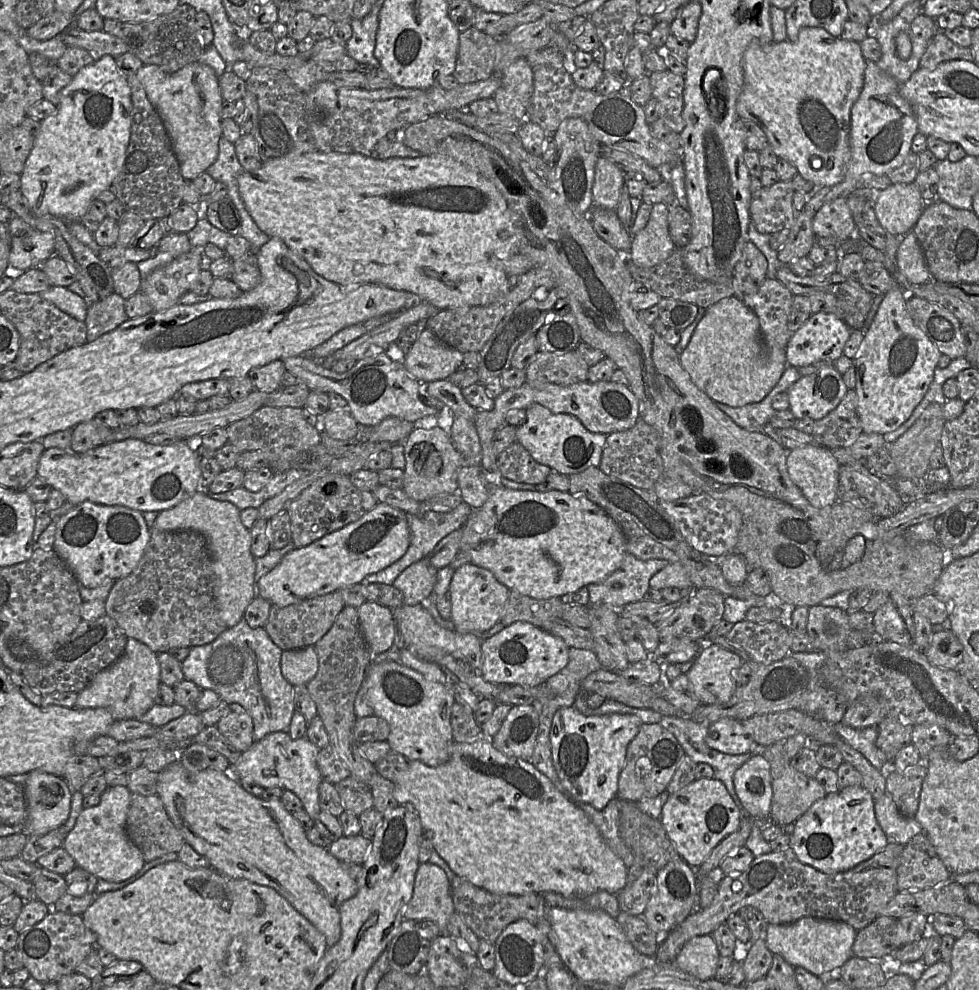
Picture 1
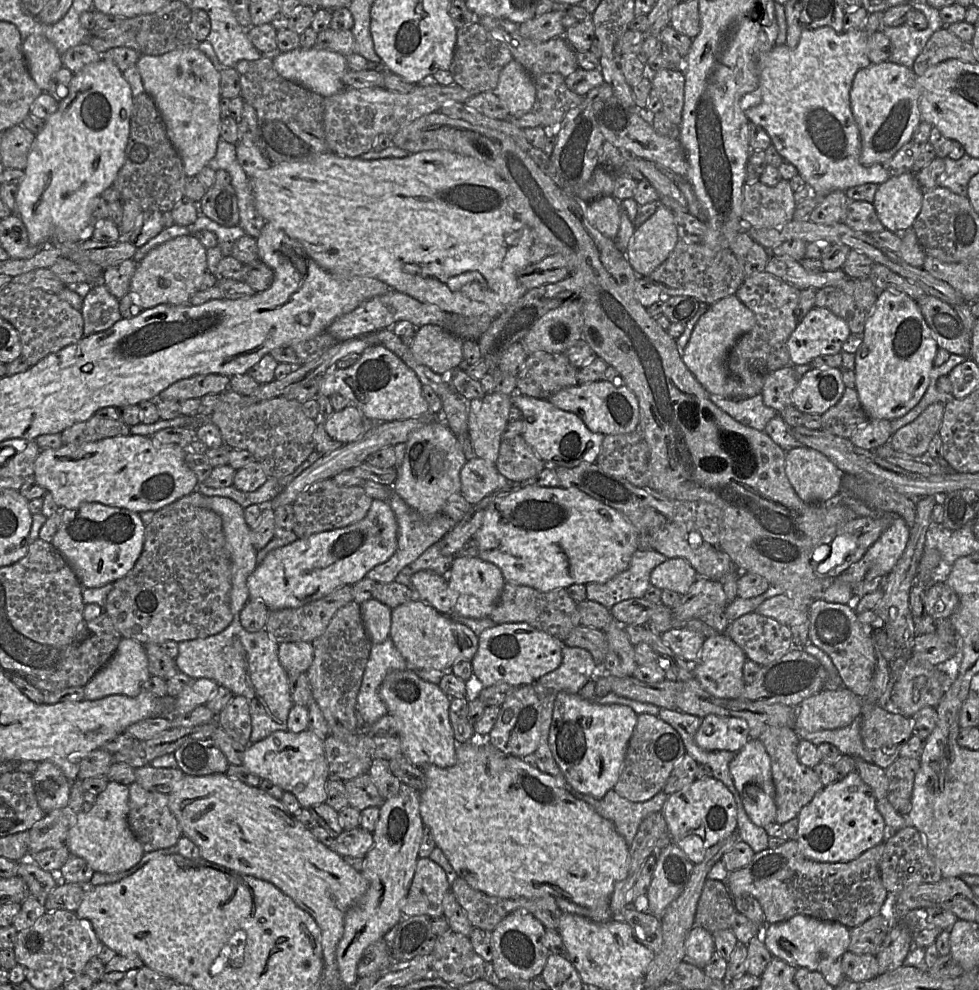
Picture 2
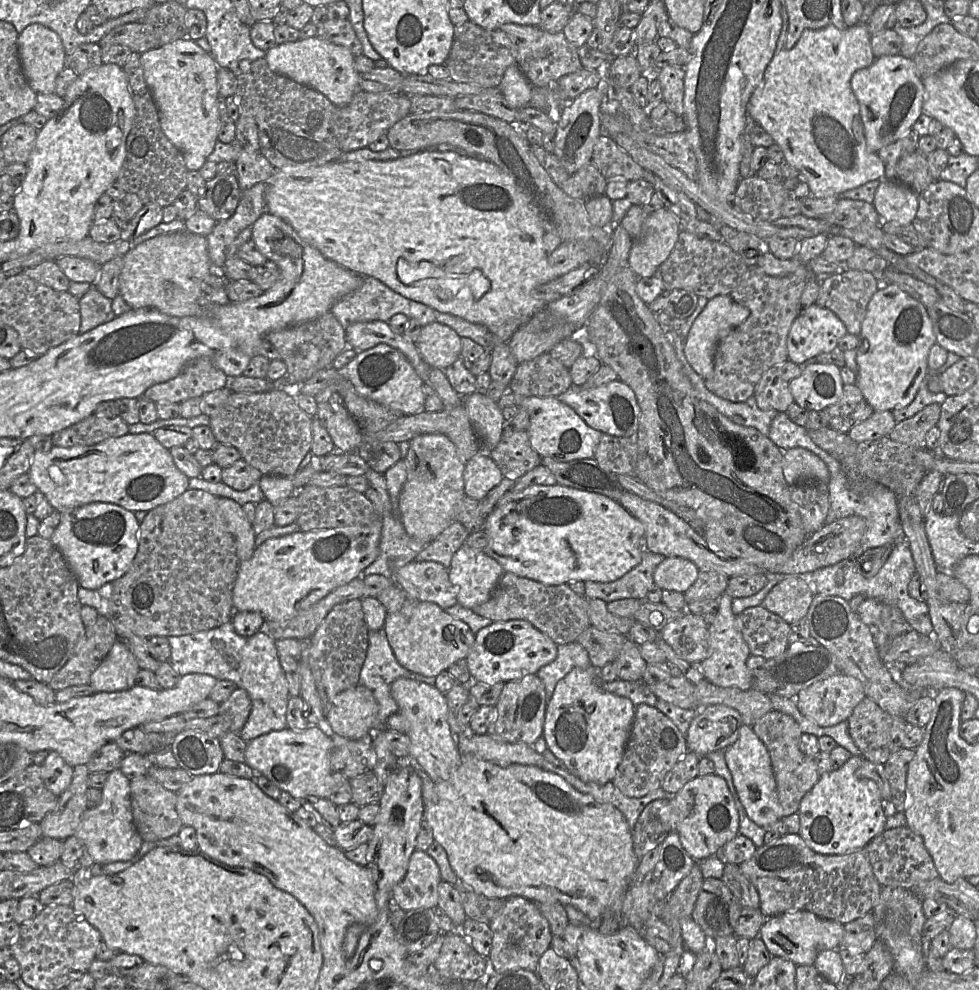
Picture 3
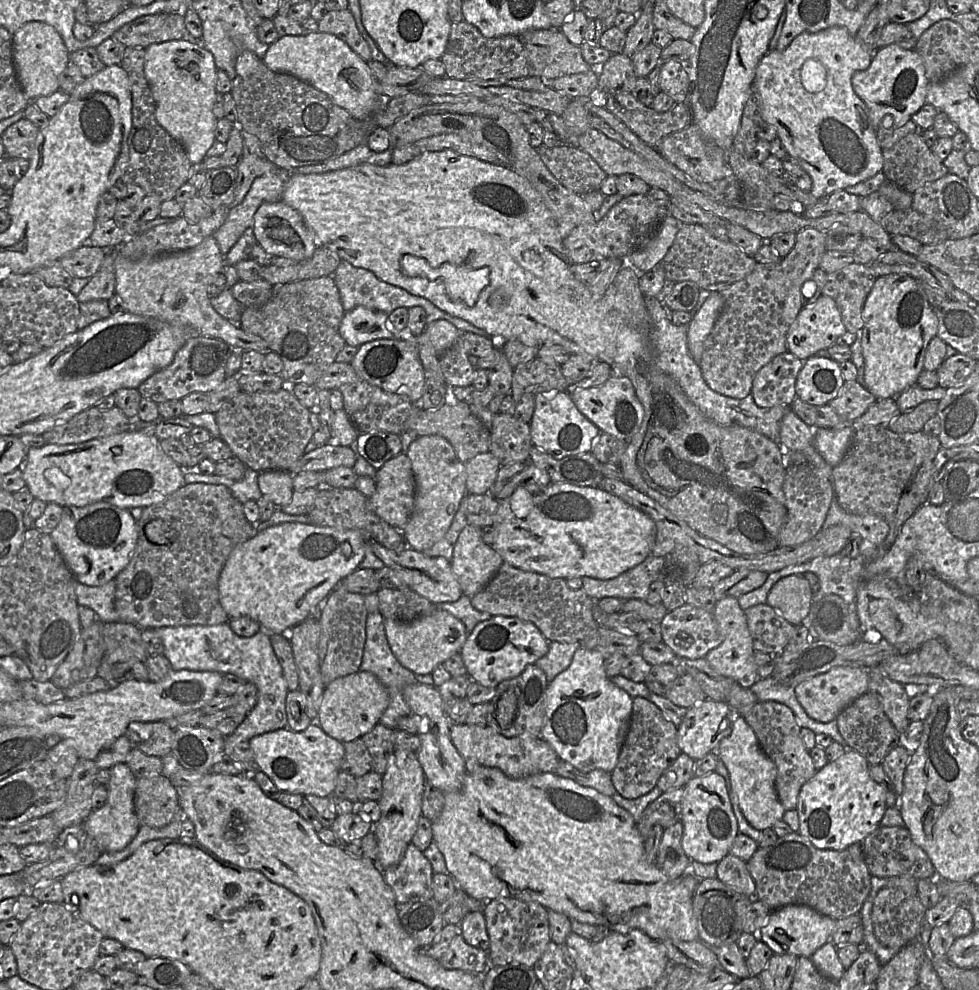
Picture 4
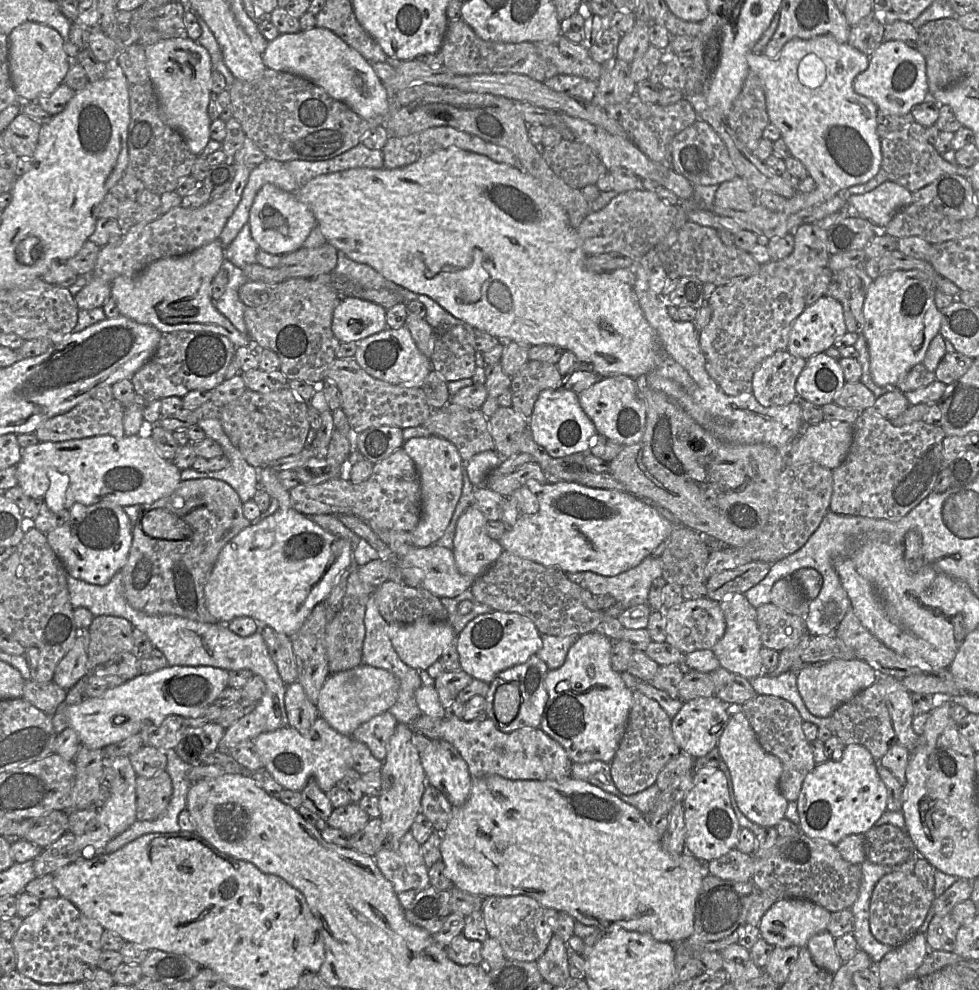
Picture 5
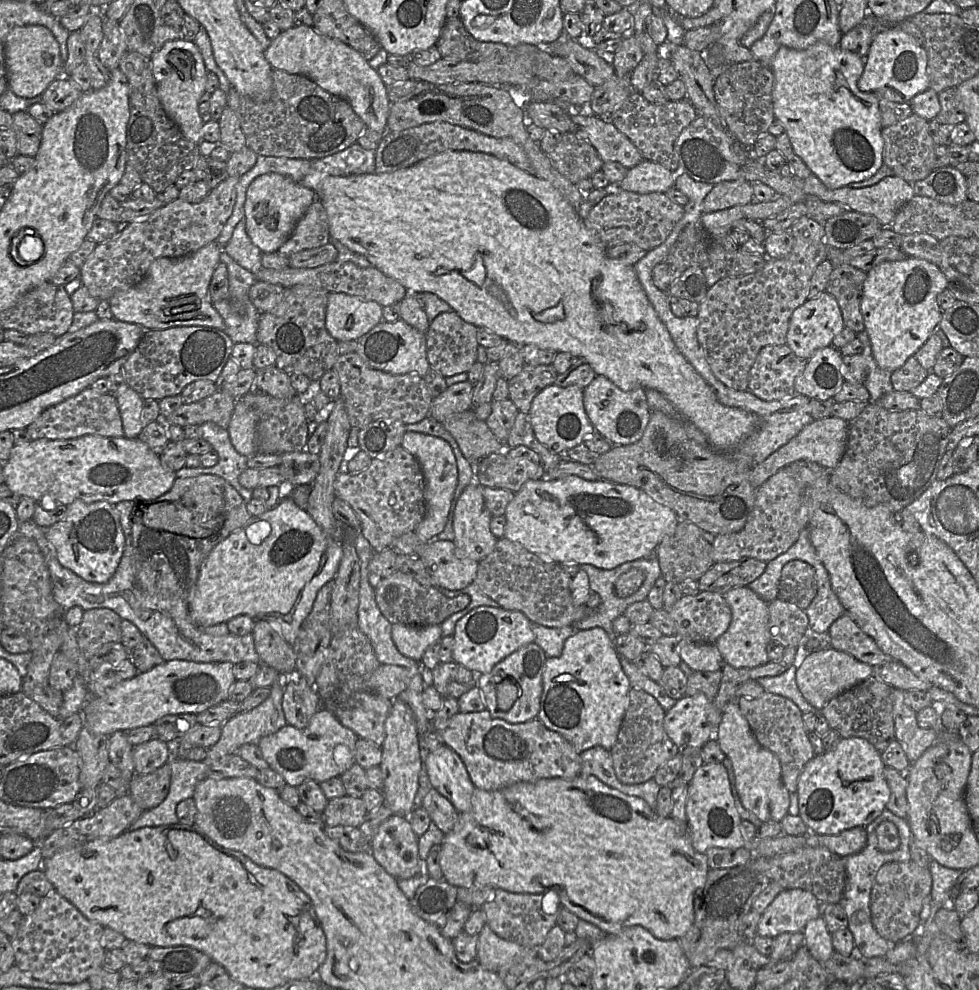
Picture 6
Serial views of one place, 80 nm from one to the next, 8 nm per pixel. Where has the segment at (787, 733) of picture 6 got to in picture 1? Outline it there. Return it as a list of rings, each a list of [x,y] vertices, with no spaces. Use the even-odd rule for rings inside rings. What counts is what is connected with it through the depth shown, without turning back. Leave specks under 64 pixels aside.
[[[785,740],[764,747],[763,755],[771,766],[773,797],[770,818],[773,823],[780,826],[796,822],[813,803],[823,798],[826,792],[816,778],[808,777],[793,767],[792,760],[785,751]]]

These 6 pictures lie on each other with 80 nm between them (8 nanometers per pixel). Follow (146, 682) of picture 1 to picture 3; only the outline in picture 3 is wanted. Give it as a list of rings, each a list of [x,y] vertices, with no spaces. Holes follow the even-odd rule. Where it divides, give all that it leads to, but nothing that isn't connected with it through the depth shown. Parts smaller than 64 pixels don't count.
[[[118,639],[90,677],[94,692],[124,691],[136,685],[140,666],[127,644]]]

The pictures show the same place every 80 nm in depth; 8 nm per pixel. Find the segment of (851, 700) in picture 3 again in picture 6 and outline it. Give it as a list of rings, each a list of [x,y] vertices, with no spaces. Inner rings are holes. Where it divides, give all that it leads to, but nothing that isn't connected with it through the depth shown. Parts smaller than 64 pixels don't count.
[[[827,647],[810,652],[797,670],[796,681],[805,699],[818,710],[842,692],[872,676],[872,666],[847,653]]]

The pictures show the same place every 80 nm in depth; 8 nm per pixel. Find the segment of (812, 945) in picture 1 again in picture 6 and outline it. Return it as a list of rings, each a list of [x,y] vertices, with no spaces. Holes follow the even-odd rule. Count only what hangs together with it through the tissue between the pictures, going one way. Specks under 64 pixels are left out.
[[[782,889],[765,909],[757,935],[774,938],[784,932],[802,932],[808,921],[822,916],[822,904],[809,891]]]

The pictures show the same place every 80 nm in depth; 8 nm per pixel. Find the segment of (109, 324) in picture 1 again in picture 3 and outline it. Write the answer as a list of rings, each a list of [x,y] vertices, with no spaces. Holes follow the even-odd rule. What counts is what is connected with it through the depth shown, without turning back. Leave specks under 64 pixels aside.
[[[93,285],[80,299],[79,306],[81,313],[80,334],[116,317],[112,310],[112,300],[101,294]]]

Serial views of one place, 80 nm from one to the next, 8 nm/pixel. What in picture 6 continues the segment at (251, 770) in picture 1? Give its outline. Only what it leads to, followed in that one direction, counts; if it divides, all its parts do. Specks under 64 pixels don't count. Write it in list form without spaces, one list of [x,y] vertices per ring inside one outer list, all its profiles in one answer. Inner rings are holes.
[[[321,707],[305,729],[286,724],[276,733],[261,738],[257,746],[270,768],[277,771],[288,785],[298,787],[306,779],[320,784],[349,770],[356,762],[358,738],[329,709]]]

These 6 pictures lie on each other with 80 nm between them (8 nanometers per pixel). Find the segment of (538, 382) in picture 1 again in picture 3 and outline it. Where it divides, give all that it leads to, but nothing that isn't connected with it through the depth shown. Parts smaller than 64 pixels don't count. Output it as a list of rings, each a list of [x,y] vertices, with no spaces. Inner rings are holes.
[[[546,353],[518,364],[509,389],[517,397],[557,397],[572,385],[569,368]]]

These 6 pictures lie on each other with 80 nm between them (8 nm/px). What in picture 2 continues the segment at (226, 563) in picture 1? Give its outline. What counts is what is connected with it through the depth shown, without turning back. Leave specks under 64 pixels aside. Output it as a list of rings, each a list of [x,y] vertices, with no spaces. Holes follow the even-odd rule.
[[[199,491],[185,495],[173,503],[161,508],[160,513],[167,510],[188,509],[188,508],[205,508],[214,511],[222,519],[223,532],[226,538],[227,550],[231,562],[231,589],[229,594],[229,606],[232,614],[239,615],[245,604],[249,601],[249,590],[247,579],[257,567],[257,551],[251,542],[251,528],[247,525],[244,518],[244,509],[234,500],[226,497],[208,497]]]

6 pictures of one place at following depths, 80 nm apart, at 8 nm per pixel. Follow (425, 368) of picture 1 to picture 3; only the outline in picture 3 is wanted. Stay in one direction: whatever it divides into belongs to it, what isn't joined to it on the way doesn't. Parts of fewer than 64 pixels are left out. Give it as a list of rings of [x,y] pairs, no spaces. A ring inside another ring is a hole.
[[[439,322],[423,326],[415,344],[426,363],[442,370],[461,356],[461,336],[451,327]]]

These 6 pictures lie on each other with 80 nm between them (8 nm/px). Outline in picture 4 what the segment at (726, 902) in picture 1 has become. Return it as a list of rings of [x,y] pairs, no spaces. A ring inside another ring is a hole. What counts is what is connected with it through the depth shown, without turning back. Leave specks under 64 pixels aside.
[[[791,832],[786,836],[778,837],[777,840],[769,846],[766,847],[758,846],[756,852],[747,861],[747,867],[755,882],[757,898],[763,903],[765,903],[772,911],[789,904],[801,904],[809,906],[818,911],[819,913],[832,917],[834,919],[845,918],[853,914],[858,914],[860,912],[863,903],[865,902],[871,890],[872,875],[863,859],[863,852],[862,852],[862,858],[854,858],[847,850],[840,851],[833,849],[819,849],[815,847],[808,838],[802,836],[799,832]]]

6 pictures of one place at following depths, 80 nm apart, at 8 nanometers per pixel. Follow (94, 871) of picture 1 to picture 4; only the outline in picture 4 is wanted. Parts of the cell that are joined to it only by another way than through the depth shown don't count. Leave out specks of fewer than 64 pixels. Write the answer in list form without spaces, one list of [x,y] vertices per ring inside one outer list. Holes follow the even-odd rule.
[[[118,763],[110,769],[108,797],[105,804],[93,810],[84,820],[86,833],[92,837],[102,852],[118,852],[125,849],[138,833],[140,824],[135,814],[134,792],[136,778],[126,763]]]

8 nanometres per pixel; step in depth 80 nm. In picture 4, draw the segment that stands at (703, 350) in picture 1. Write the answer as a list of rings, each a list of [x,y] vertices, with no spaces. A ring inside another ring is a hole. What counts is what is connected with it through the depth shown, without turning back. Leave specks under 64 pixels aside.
[[[712,292],[697,314],[688,324],[687,346],[690,355],[700,365],[704,342],[723,309],[720,292]]]

